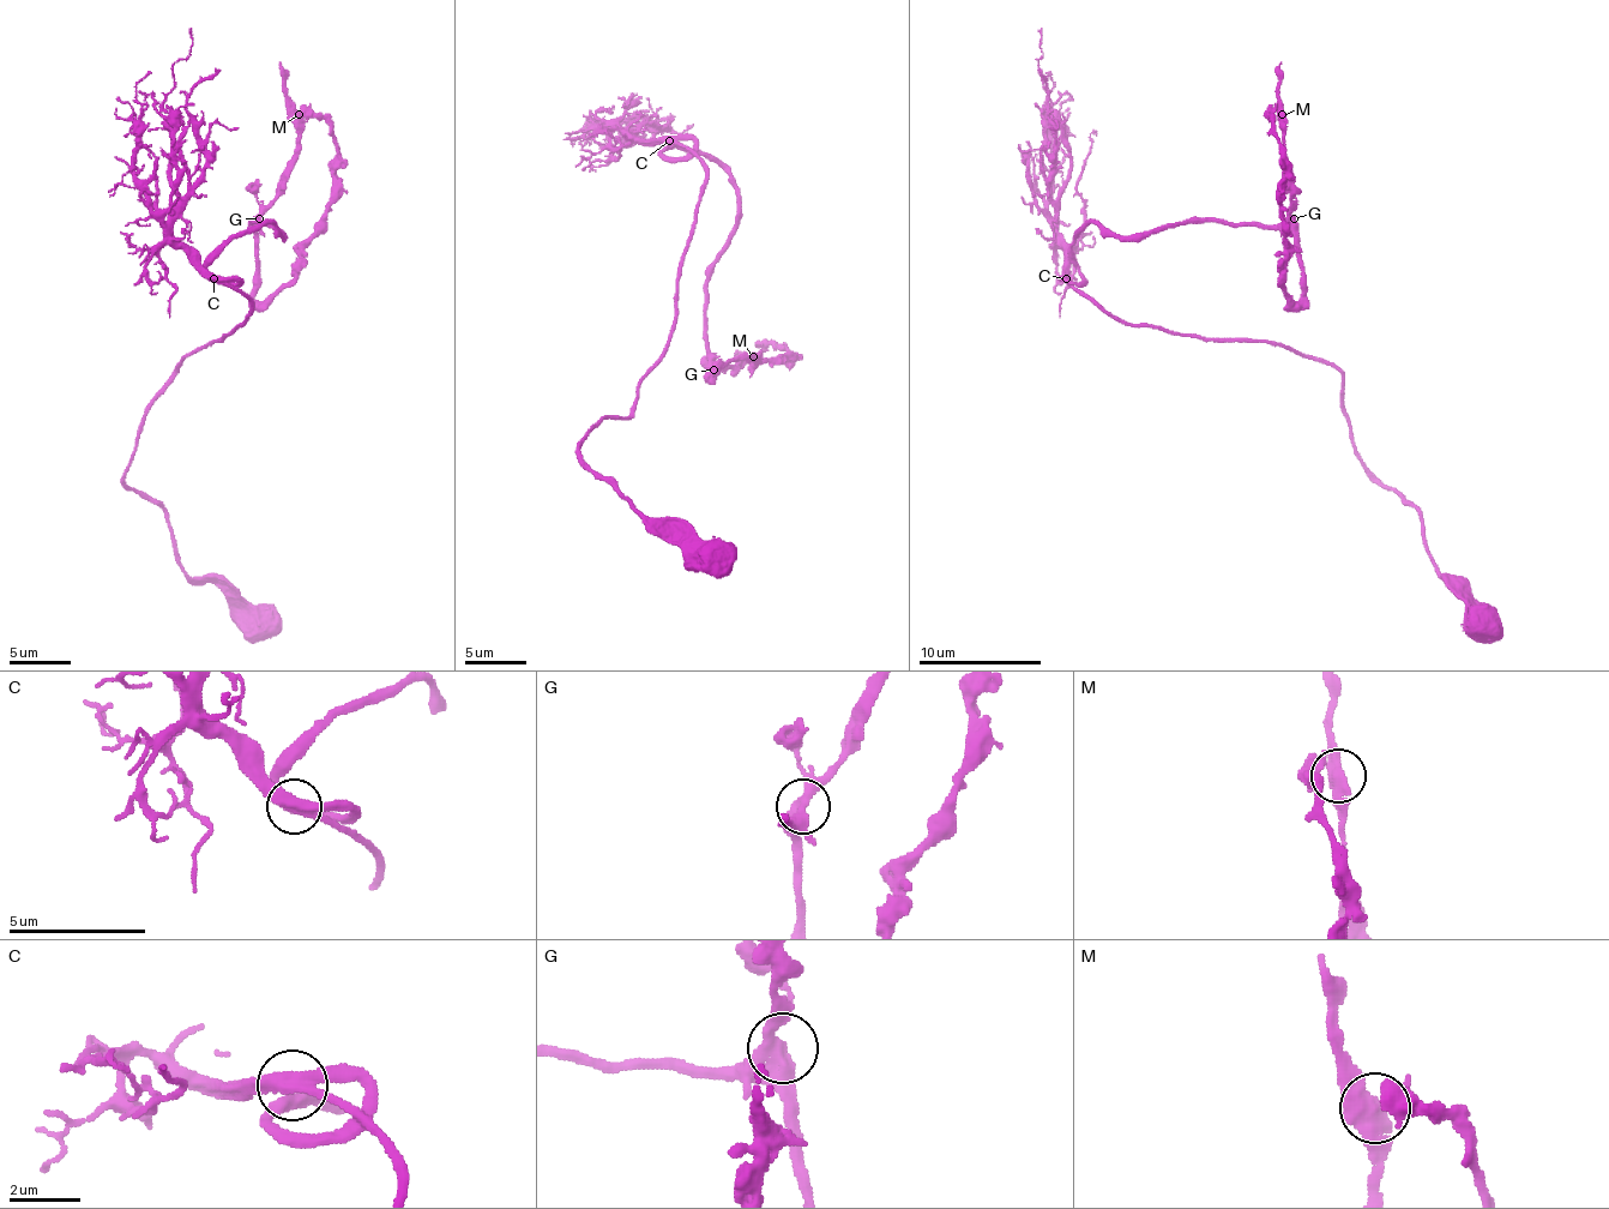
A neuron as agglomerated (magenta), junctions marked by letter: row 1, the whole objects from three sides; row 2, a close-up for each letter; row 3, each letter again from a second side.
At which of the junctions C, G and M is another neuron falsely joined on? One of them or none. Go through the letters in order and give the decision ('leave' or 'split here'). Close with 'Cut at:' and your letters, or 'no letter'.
C: leave
G: leave
M: leave
Cut at: no letter

